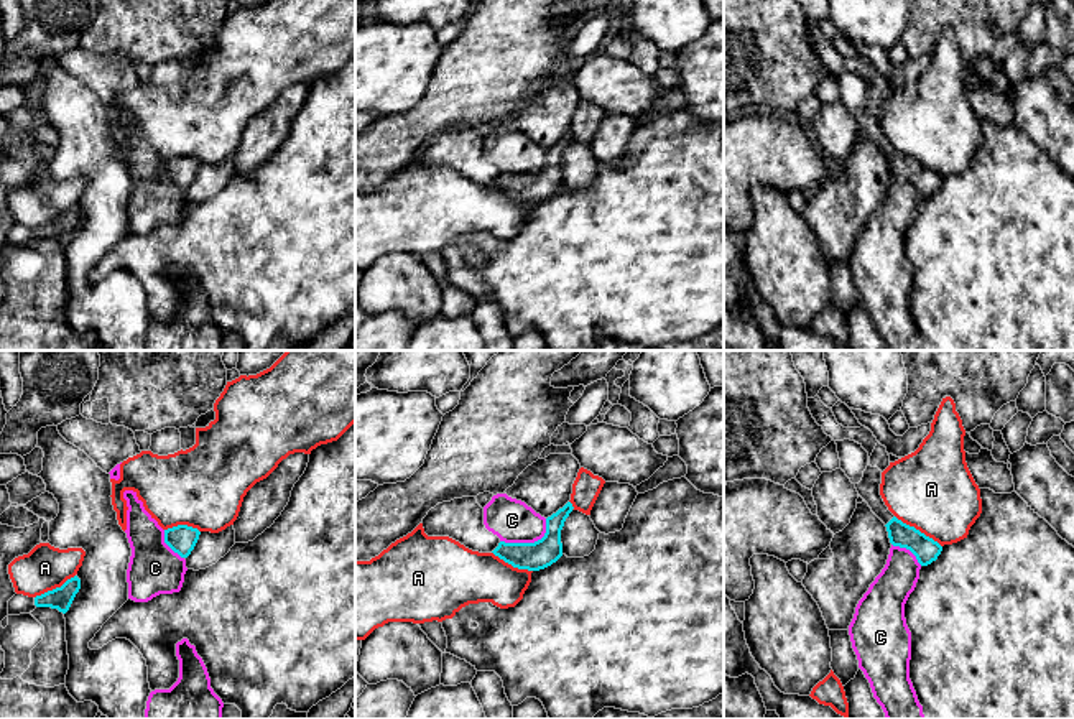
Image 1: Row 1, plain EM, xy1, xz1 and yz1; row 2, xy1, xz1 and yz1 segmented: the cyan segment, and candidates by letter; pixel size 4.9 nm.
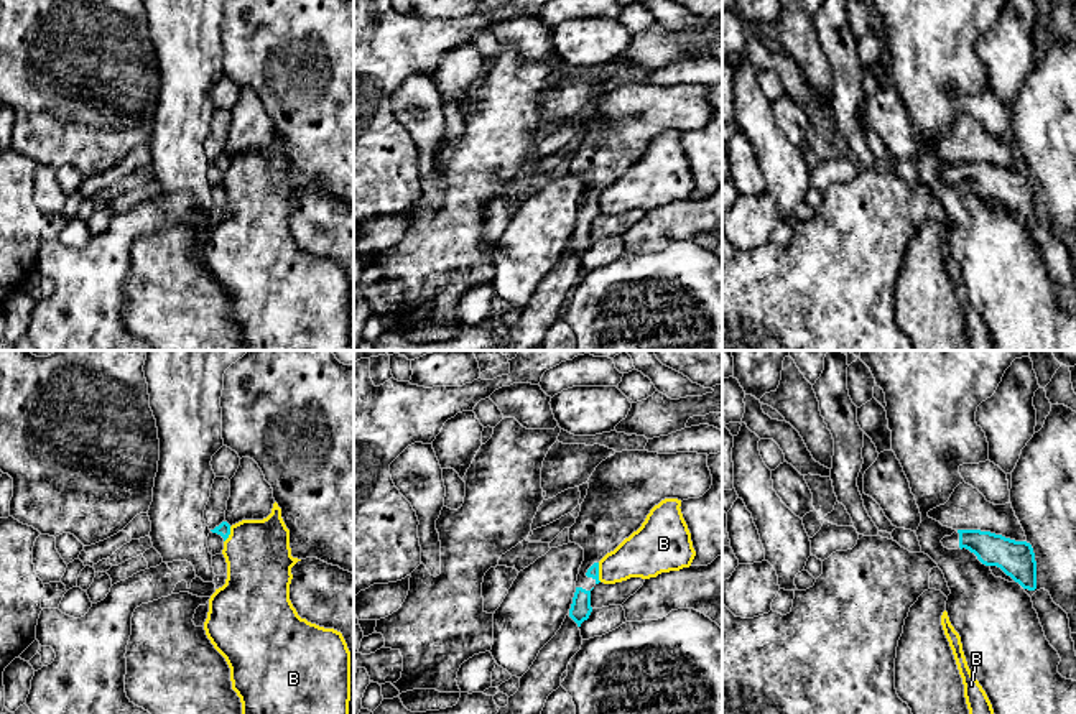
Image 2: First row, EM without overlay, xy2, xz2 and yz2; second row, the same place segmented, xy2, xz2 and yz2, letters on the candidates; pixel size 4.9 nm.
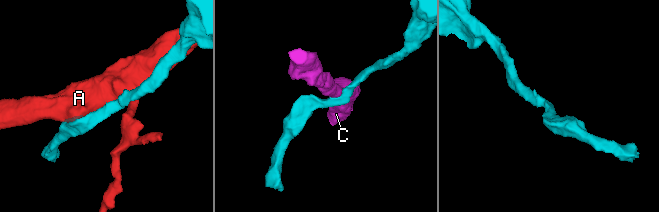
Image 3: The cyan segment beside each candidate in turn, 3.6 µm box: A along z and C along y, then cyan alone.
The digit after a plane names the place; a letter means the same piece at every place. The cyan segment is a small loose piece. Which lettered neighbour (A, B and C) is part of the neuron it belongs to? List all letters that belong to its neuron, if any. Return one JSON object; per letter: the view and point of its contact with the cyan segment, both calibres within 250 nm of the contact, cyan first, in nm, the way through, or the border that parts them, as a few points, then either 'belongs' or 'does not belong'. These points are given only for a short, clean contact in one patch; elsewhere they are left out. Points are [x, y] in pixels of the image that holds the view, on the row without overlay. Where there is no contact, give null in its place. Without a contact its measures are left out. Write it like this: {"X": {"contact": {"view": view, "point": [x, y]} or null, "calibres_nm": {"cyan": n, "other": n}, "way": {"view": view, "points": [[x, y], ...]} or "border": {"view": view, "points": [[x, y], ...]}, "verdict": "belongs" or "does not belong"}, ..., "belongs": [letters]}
{"A": {"contact": {"view": "yz1", "point": [918, 162]}, "calibres_nm": {"cyan": 120, "other": 400}, "verdict": "does not belong"}, "B": {"contact": {"view": "xz2", "point": [598, 204]}, "calibres_nm": {"cyan": 60, "other": 220}, "verdict": "does not belong"}, "C": {"contact": {"view": "xz1", "point": [530, 175]}, "calibres_nm": {"cyan": 140, "other": 220}, "border": {"view": "xz1", "points": [[546, 150], [546, 163], [540, 170], [533, 173], [500, 173]]}, "verdict": "does not belong"}, "belongs": []}

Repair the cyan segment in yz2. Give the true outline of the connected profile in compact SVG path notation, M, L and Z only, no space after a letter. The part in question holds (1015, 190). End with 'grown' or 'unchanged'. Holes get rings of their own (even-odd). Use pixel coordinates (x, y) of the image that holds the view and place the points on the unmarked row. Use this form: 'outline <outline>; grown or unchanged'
outline M958 161L941 171L948 181L966 179L986 197L997 197L1023 220L1037 220L1037 192L1030 174L981 161Z; grown

